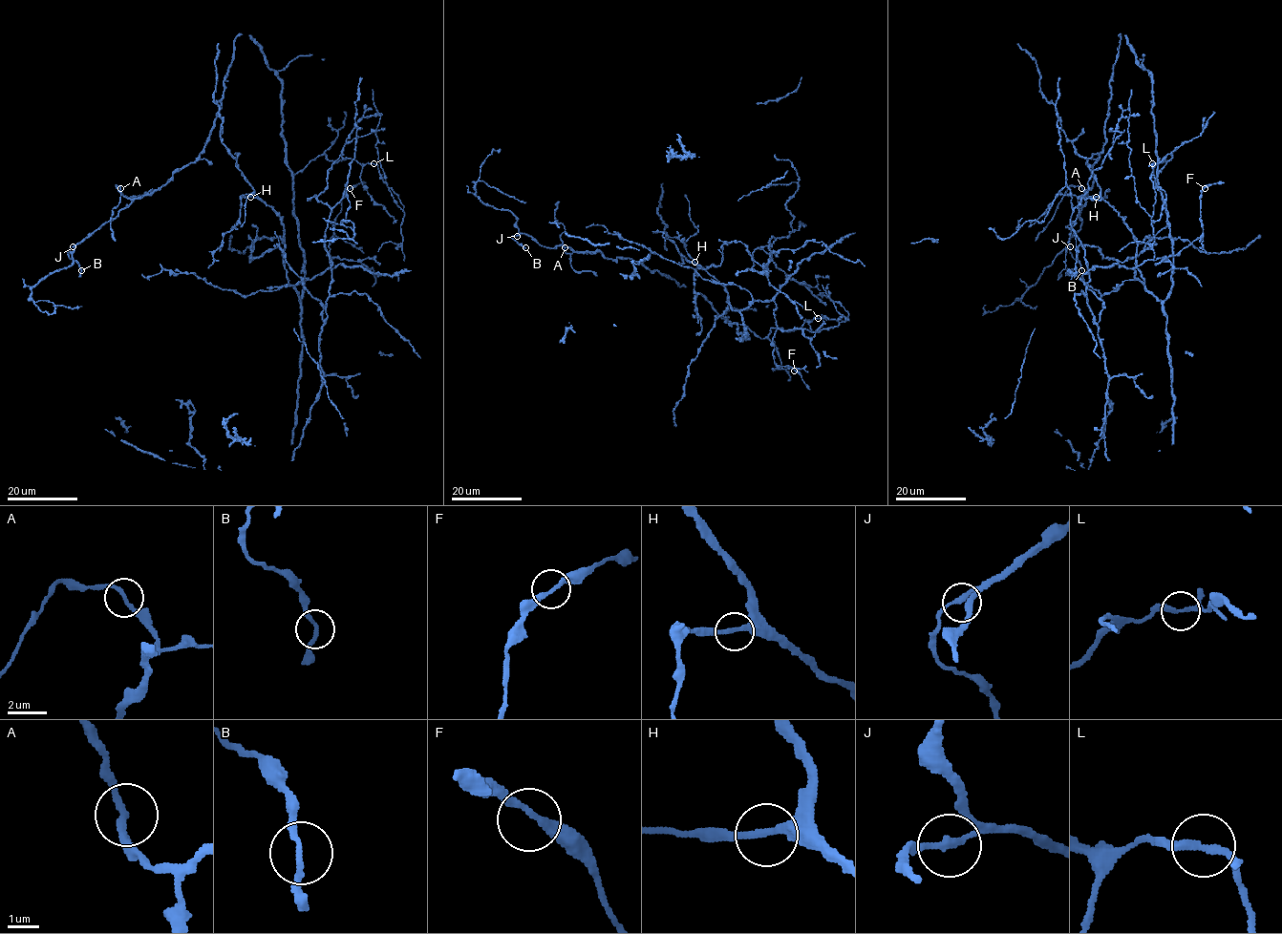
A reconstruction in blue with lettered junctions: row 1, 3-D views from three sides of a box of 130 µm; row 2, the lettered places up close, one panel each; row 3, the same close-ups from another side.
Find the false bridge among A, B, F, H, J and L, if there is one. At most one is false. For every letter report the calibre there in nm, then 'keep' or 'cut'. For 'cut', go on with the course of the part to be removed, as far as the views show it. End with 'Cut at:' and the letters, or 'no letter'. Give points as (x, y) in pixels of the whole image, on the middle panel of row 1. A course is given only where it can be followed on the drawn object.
A: calibre 200 nm; keep
B: calibre 190 nm; keep
F: calibre 240 nm; keep
H: calibre 200 nm; keep
J: calibre 220 nm; keep
L: calibre 220 nm; cut; course (819, 319), (842, 322), (849, 313), (821, 293), (824, 295), (816, 297)
Cut at: L

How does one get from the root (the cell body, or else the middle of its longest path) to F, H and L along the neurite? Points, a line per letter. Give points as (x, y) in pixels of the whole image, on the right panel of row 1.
F: (1154, 204), (1153, 163), (1169, 154), (1157, 176), (1173, 249), (1164, 300), (1134, 268), (1200, 236), (1205, 188)
H: (1154, 204), (1153, 163), (1169, 154), (1157, 176), (1173, 249), (1164, 300), (1144, 287), (1132, 230), (1096, 197)
L: (1154, 204), (1156, 193), (1151, 180), (1153, 163)

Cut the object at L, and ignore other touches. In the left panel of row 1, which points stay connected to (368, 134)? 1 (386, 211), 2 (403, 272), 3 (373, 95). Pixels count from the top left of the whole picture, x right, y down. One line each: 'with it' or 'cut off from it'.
1: with it
2: with it
3: cut off from it

